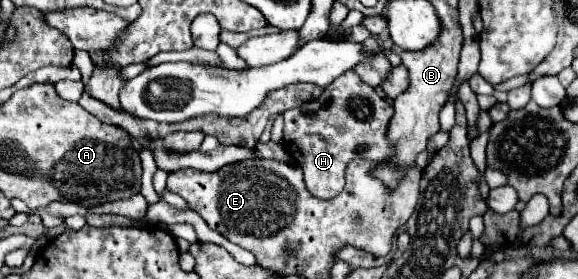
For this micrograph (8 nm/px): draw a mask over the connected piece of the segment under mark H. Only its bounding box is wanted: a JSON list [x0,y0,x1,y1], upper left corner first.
[283,72,395,200]

